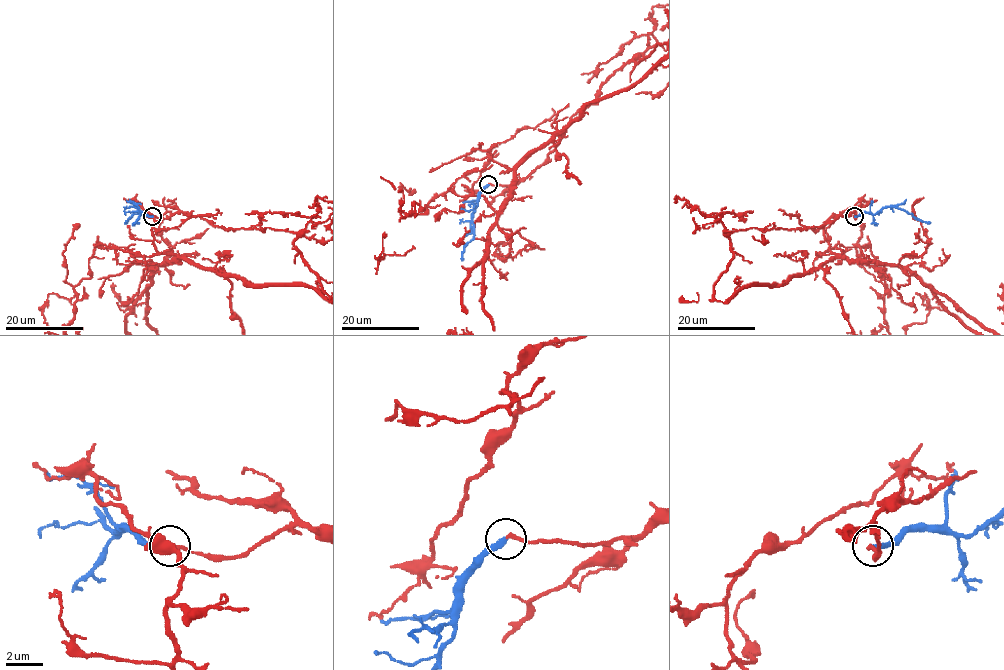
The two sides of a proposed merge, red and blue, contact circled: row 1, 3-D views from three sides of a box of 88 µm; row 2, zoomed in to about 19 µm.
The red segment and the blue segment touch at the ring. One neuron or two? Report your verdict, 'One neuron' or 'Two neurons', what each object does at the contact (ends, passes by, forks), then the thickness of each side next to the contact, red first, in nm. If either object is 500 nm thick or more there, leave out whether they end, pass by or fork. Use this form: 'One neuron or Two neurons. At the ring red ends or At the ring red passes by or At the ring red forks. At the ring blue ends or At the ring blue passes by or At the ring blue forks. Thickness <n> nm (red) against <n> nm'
Two neurons. At the ring red ends. At the ring blue ends. Thickness 200 nm (red) against 280 nm

